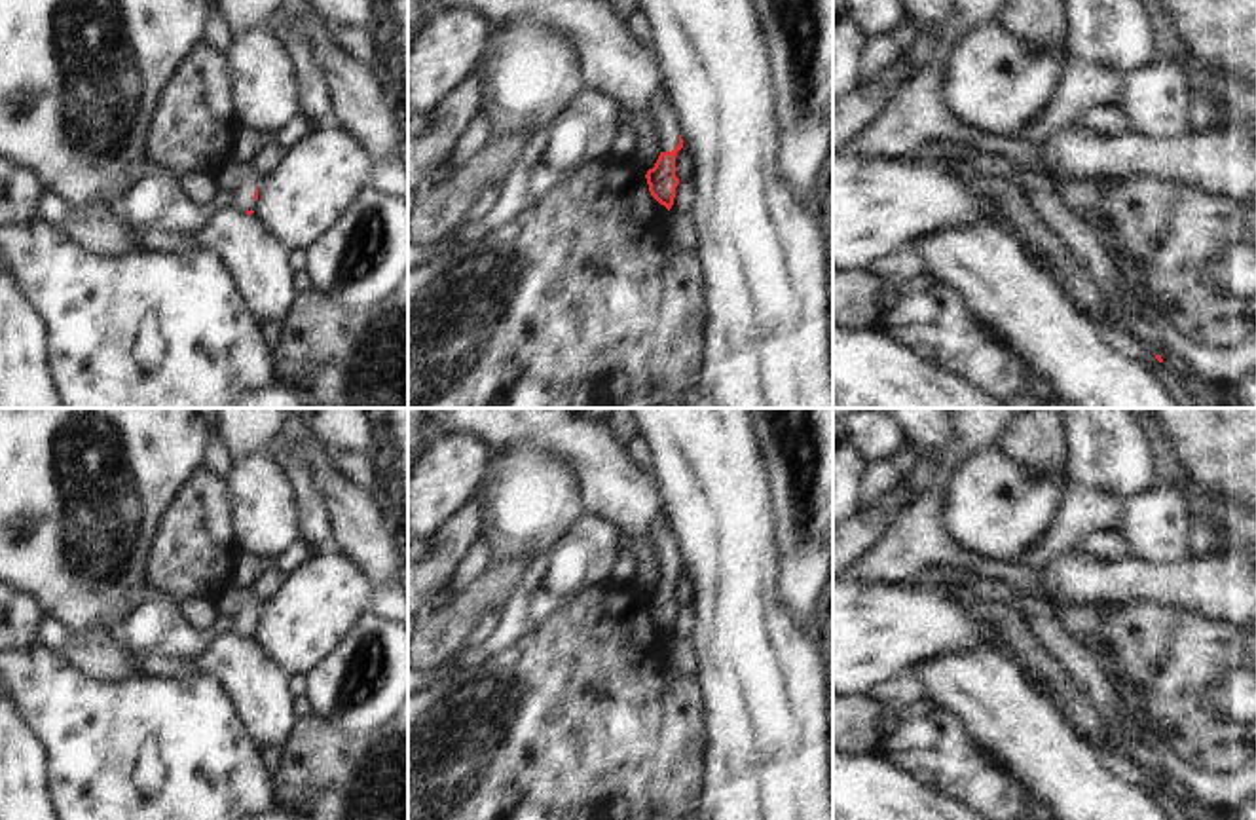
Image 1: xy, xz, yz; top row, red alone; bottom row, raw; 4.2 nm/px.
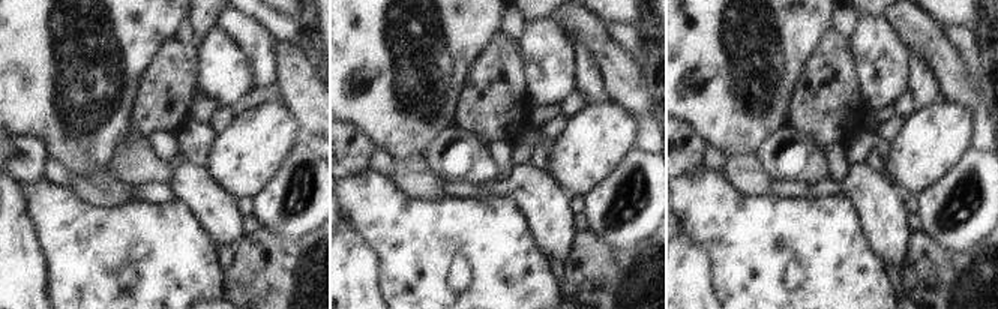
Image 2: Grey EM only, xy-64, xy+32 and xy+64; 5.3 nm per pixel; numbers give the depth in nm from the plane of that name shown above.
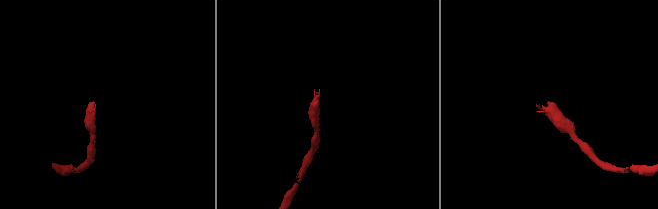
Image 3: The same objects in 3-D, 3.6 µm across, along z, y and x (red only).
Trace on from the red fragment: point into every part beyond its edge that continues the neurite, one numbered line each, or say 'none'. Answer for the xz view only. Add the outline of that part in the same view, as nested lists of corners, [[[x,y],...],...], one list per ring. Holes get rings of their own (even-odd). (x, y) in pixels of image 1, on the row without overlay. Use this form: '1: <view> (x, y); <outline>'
1: xz (664, 545); [[[658,511],[658,518],[647,533],[656,560],[660,564],[660,577],[672,577],[679,569],[679,545],[668,528],[664,511]]]

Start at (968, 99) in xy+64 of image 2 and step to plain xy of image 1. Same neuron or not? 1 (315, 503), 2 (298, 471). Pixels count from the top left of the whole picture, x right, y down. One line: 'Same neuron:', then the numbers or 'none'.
Same neuron: none

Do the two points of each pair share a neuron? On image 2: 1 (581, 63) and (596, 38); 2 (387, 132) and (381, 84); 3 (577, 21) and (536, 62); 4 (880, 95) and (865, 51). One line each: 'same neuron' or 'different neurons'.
1: different neurons
2: same neuron
3: different neurons
4: same neuron

